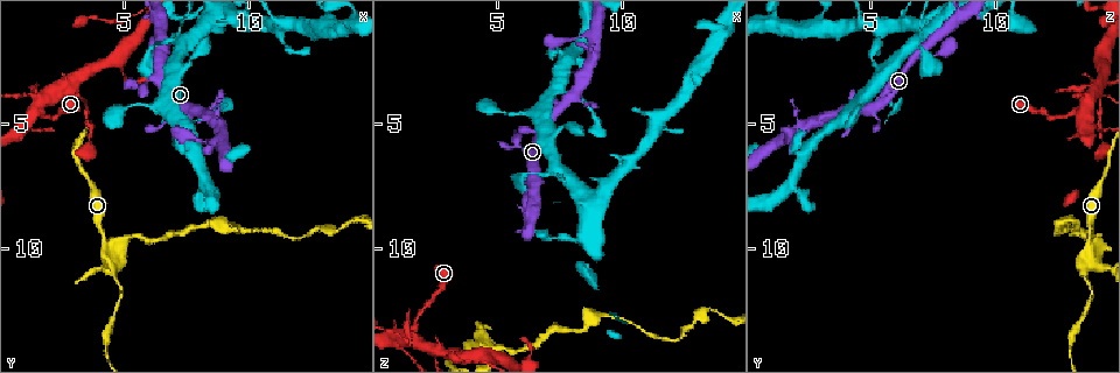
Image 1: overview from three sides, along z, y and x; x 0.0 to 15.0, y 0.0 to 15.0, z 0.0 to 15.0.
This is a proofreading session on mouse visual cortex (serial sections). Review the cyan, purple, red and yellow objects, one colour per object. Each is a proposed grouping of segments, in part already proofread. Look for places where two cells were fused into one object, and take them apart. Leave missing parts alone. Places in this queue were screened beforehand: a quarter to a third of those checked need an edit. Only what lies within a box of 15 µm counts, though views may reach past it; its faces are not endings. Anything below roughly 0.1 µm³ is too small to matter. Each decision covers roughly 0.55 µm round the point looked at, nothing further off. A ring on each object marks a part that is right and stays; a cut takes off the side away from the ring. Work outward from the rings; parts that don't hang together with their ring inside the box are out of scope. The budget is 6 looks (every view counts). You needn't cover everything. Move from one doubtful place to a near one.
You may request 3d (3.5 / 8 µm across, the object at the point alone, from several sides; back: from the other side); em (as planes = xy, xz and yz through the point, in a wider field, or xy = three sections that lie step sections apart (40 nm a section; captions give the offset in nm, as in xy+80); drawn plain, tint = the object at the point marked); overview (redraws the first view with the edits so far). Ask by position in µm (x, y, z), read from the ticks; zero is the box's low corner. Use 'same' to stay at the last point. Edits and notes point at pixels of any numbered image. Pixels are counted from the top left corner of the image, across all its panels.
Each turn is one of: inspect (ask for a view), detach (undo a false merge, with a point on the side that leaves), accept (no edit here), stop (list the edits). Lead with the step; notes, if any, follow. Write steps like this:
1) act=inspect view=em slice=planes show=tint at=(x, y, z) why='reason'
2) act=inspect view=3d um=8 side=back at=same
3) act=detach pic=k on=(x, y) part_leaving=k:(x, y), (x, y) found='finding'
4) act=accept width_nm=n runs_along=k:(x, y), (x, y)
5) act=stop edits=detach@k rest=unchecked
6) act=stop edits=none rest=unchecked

act=inspect view=3d um=3.5 at=(7.6, 2.4, 5.0) why='narrows sharply'

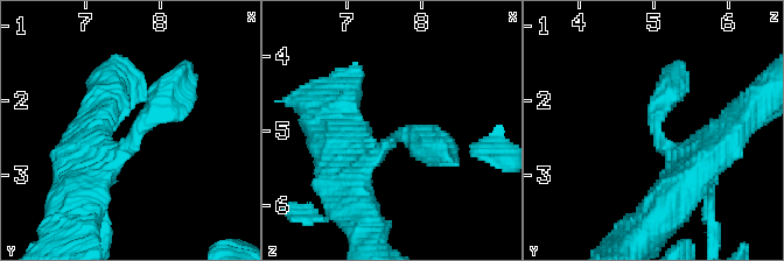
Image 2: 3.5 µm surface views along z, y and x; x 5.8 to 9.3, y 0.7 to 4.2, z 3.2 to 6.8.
act=inspect view=em slice=planes show=plain at=(7.70, 2.40, 5.05) why='now the EM'

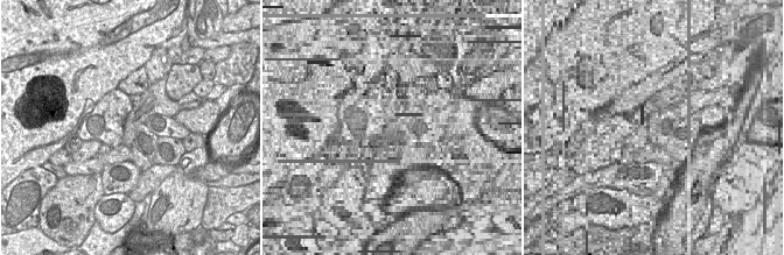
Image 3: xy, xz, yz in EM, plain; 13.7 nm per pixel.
act=inspect view=em slice=planes show=tint at=same

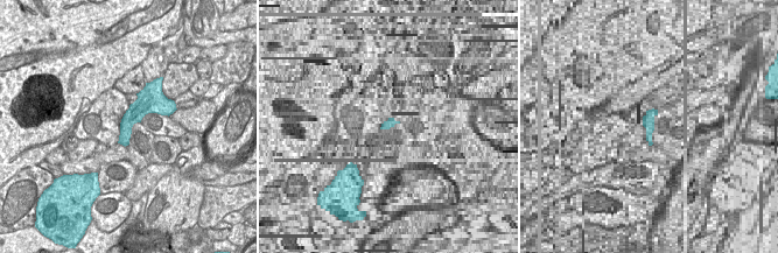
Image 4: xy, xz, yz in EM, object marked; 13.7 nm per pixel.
act=accept runs_along=2:(81, 171), (113, 161), (181, 71) found='all the same cell'

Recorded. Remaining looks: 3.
act=inspect view=3d um=8 at=(1.5, 4.5, 13.5) why='thin arm on a thick one'

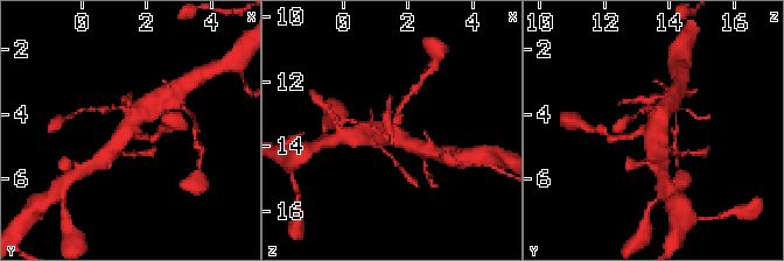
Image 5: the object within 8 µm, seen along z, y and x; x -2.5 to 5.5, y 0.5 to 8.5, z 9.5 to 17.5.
act=inspect view=em slice=xy step=1 show=tint at=(1.5, 4.4, 13.4) why='need the tissue'

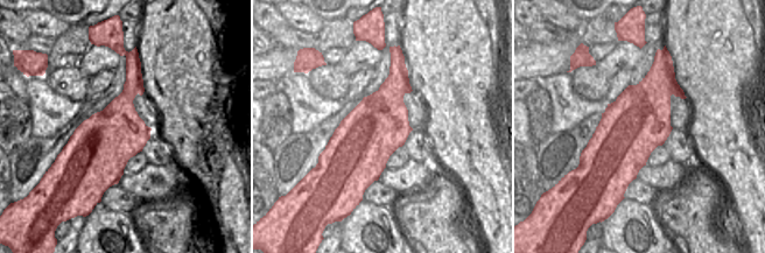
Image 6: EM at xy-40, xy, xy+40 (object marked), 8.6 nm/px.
act=accept runs_along=5:(624, 138), (651, 128), (667, 106) found='continuous, no second cell'

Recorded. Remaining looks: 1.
act=stop edits=none rest=unchecked

